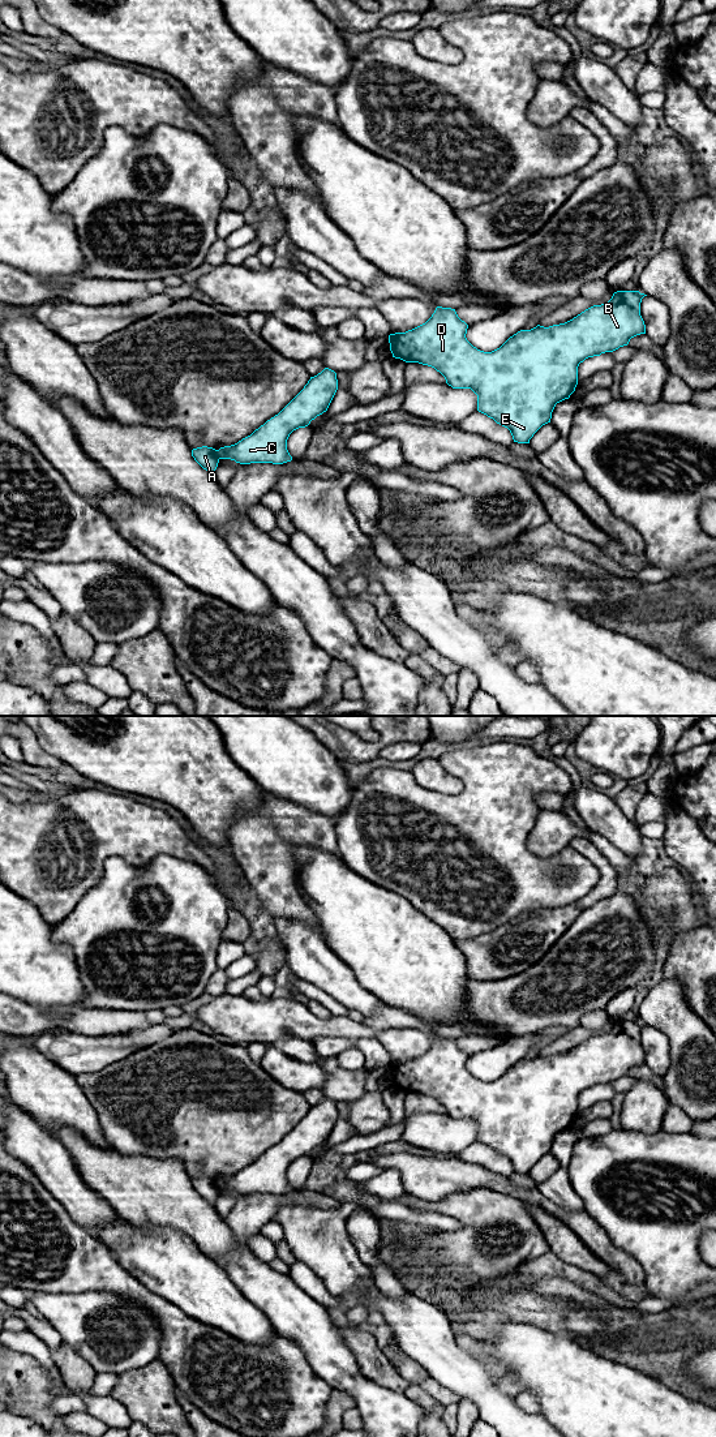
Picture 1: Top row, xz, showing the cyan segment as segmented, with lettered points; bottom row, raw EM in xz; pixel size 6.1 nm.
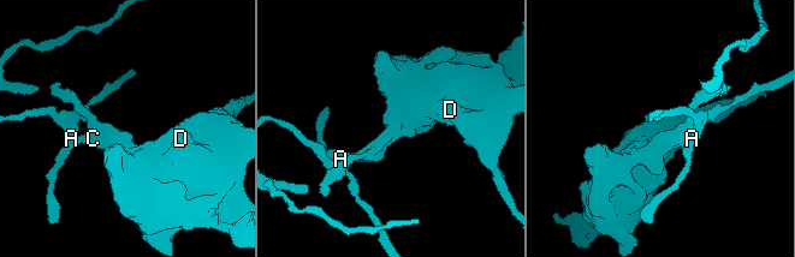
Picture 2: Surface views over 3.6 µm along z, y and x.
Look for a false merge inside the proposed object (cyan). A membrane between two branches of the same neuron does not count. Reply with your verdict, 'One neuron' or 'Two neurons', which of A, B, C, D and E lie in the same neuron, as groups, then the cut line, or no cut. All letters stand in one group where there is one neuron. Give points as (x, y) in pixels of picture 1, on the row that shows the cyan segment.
Two neurons. Groups: A / B C D E. Split along xz (215, 450), (219, 458)

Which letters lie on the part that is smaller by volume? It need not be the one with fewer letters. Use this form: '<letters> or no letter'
A

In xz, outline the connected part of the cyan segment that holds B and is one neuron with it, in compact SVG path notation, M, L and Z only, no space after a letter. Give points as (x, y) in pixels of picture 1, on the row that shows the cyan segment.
M617 291L608 303L593 305L565 323L549 327L537 325L531 330L520 330L492 352L480 351L467 340L468 325L458 317L455 309L437 306L425 323L406 333L390 334L390 351L395 359L434 368L453 389L471 389L477 395L479 412L507 428L514 442L530 443L533 434L550 422L556 404L569 399L575 391L580 363L588 357L613 352L627 346L631 338L646 334L646 325L640 316L640 303L644 296L647 295L639 291Z

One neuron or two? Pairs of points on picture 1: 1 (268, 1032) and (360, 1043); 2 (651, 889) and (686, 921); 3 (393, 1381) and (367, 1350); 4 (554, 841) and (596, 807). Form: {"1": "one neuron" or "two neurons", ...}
{"1": "two neurons", "2": "one neuron", "3": "one neuron", "4": "two neurons"}

